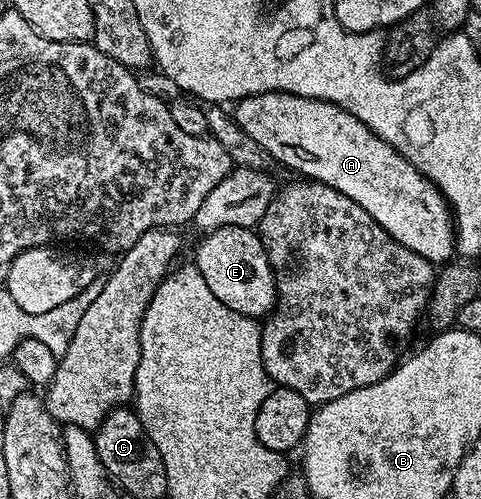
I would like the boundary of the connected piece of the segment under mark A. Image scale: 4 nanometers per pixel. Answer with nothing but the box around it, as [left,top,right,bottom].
[234,92,456,264]

